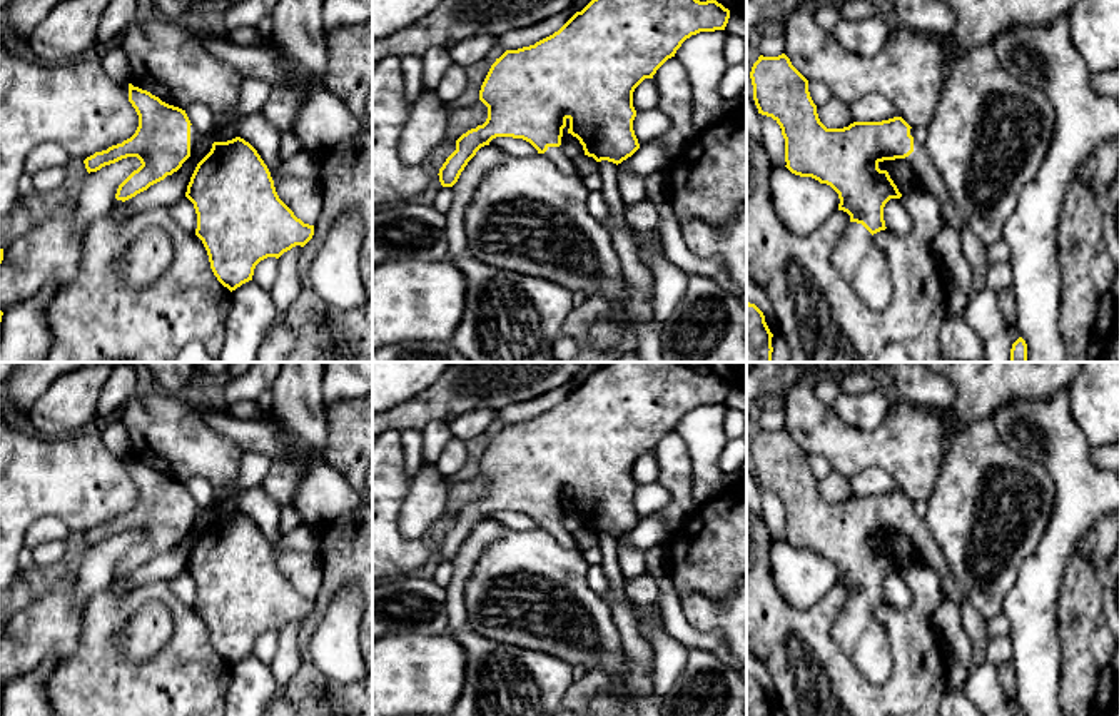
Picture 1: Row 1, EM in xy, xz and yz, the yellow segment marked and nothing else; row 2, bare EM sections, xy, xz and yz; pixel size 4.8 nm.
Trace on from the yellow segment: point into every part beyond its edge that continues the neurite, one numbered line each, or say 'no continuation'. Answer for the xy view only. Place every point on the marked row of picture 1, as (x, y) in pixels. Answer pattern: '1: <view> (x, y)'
1: xy (194, 137)

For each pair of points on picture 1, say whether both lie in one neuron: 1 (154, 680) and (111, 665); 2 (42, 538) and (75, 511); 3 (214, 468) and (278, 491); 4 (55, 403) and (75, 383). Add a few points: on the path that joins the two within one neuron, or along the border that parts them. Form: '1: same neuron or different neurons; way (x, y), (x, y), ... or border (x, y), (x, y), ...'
1: same neuron; way (144, 680), (126, 680), (121, 675)
2: different neurons; border (70, 531), (59, 518), (40, 516), (25, 536)
3: different neurons; border (261, 486), (279, 506)
4: same neuron; way (60, 398), (70, 388)

